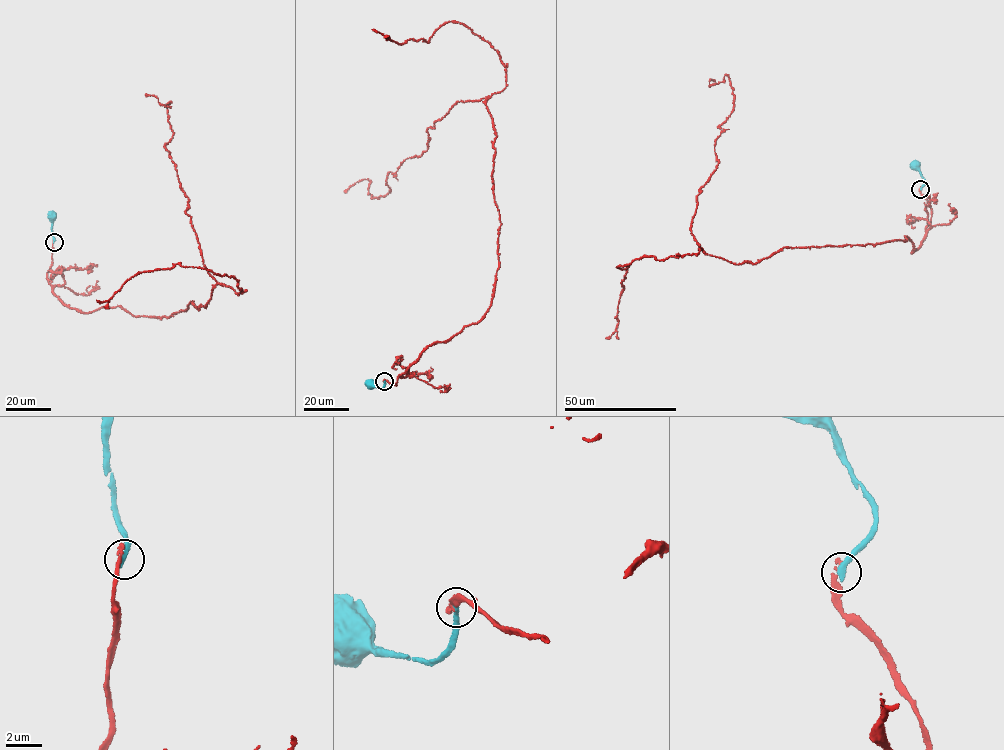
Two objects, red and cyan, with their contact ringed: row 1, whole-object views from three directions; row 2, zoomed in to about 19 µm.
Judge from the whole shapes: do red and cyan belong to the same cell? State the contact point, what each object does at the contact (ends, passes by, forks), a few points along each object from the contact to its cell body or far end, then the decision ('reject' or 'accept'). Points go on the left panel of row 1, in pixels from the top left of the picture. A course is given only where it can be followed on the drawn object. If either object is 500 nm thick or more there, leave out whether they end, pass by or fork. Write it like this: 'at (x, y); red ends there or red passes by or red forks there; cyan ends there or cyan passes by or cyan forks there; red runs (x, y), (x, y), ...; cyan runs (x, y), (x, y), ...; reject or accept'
at (54, 242); red ends there; cyan ends there; red runs (54, 241), (49, 284), (80, 312), (161, 317), (207, 304), (218, 283), (164, 146), (170, 102), (145, 95); cyan runs (54, 242), (52, 215); reject

